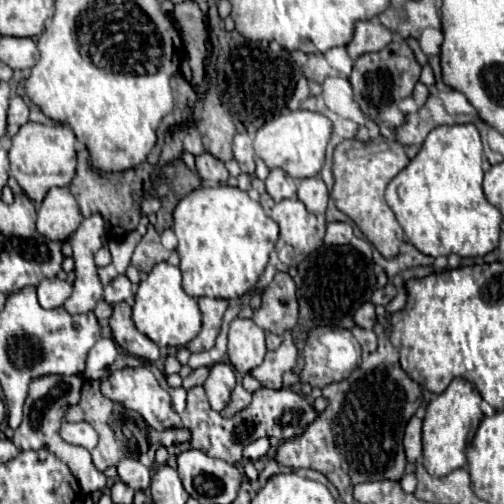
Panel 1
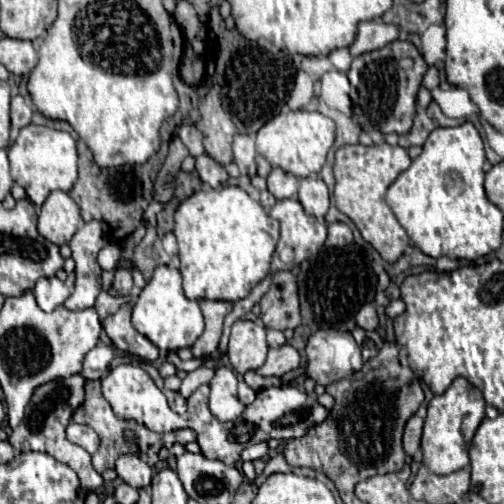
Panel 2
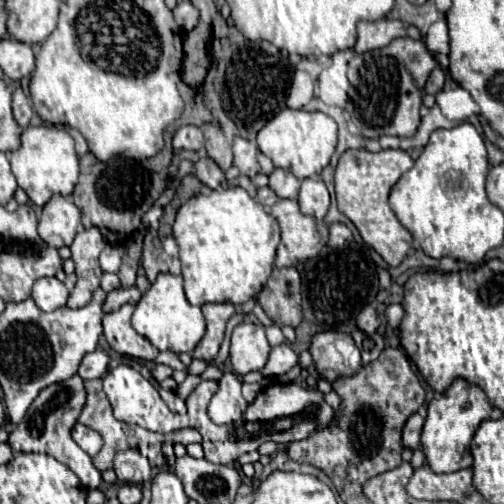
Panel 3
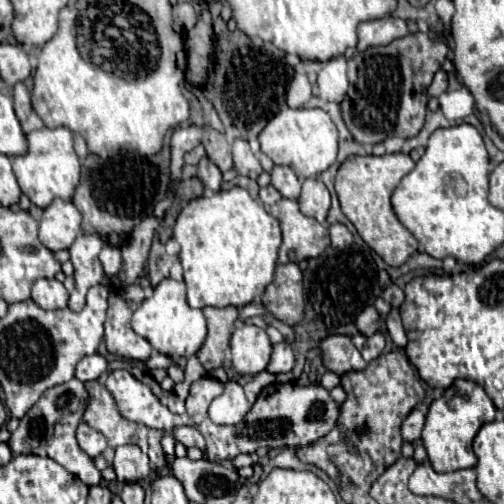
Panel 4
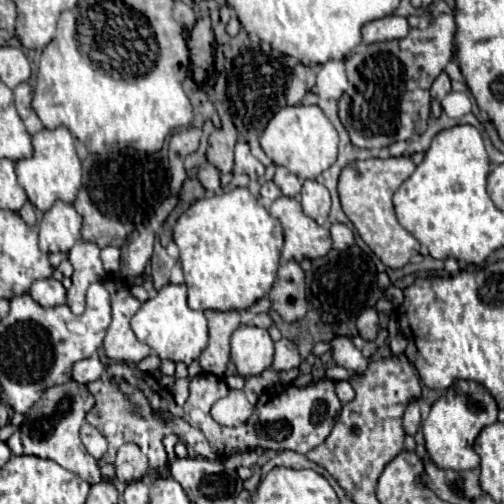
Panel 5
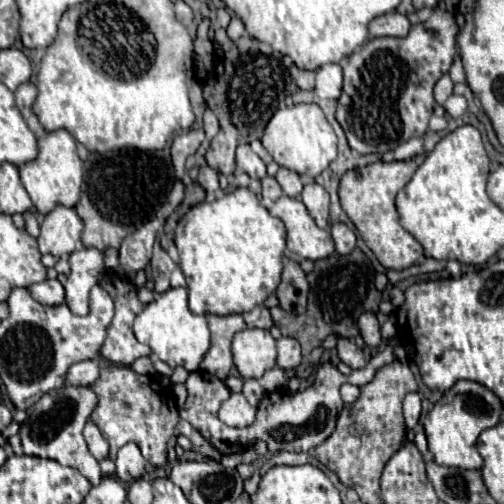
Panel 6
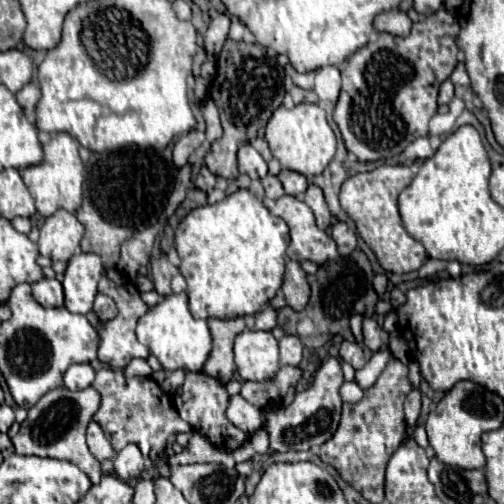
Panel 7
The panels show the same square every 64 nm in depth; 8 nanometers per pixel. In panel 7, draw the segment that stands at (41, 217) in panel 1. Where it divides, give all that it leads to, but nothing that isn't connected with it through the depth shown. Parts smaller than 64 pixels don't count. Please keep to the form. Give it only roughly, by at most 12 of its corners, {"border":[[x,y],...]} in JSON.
{"border":[[60,208],[40,228],[40,254],[68,262],[84,226]]}

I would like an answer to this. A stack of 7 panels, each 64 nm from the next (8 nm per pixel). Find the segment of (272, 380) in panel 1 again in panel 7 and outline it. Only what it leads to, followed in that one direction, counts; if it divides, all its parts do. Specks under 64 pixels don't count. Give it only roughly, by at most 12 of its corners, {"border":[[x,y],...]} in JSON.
{"border":[[298,336],[280,340],[280,364],[302,362],[302,342]]}

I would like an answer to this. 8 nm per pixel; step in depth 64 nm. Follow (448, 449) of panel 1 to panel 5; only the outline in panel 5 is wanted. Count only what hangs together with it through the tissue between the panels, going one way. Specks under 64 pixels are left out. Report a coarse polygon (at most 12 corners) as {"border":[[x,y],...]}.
{"border":[[454,382],[422,422],[438,468],[480,466],[474,438],[496,422],[484,386]]}

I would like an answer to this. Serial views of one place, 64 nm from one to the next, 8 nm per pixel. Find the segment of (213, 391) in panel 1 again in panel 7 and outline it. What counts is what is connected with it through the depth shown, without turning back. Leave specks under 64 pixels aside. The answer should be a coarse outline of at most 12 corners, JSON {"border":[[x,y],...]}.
{"border":[[240,394],[232,396],[226,418],[246,434],[260,430],[260,410]]}

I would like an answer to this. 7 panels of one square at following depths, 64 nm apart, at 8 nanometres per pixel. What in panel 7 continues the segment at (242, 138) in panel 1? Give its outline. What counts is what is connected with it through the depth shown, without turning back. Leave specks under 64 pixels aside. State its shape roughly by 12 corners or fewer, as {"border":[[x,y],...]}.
{"border":[[250,146],[238,148],[238,168],[252,180],[268,174],[264,158]]}

